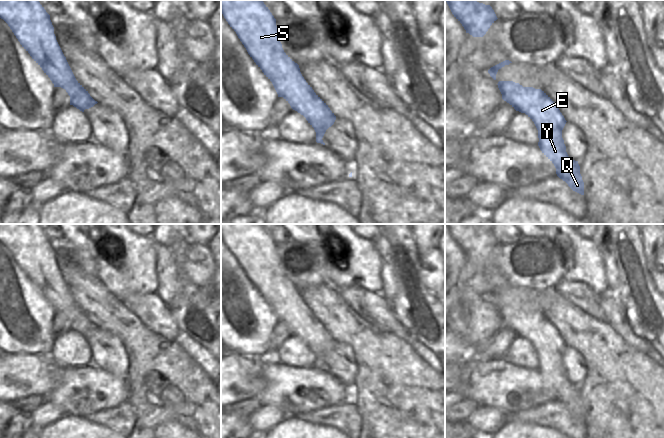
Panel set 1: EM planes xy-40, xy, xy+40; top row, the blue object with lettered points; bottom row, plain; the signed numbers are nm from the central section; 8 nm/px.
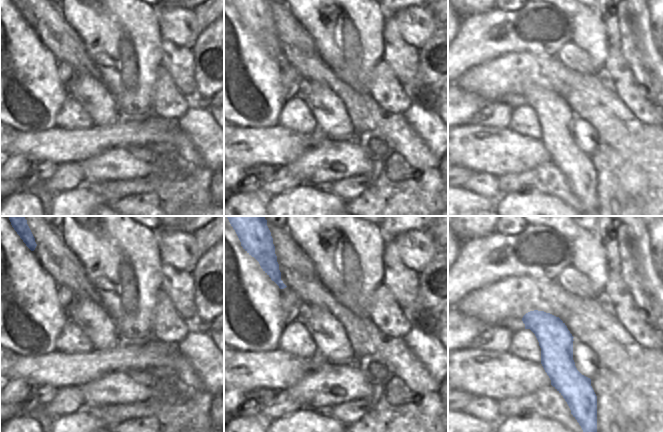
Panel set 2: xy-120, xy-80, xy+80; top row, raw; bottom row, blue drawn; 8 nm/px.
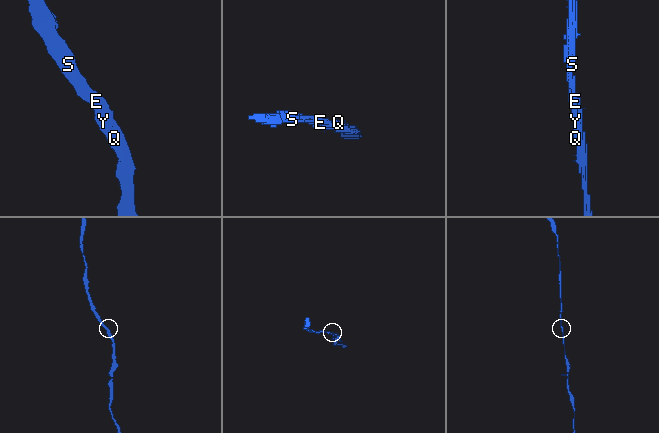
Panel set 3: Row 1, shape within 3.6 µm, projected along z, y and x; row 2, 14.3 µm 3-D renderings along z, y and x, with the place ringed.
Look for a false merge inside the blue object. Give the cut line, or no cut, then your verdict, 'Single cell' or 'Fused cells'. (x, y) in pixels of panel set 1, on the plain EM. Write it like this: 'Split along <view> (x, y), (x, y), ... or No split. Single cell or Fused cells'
No split. Single cell.

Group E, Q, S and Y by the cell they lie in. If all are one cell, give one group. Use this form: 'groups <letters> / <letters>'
groups E Q S Y

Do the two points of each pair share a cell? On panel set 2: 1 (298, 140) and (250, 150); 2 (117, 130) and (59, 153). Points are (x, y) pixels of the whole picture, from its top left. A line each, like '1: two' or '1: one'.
1: one
2: one

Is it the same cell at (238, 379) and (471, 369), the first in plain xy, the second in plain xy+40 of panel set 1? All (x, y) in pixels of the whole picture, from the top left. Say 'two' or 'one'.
two

